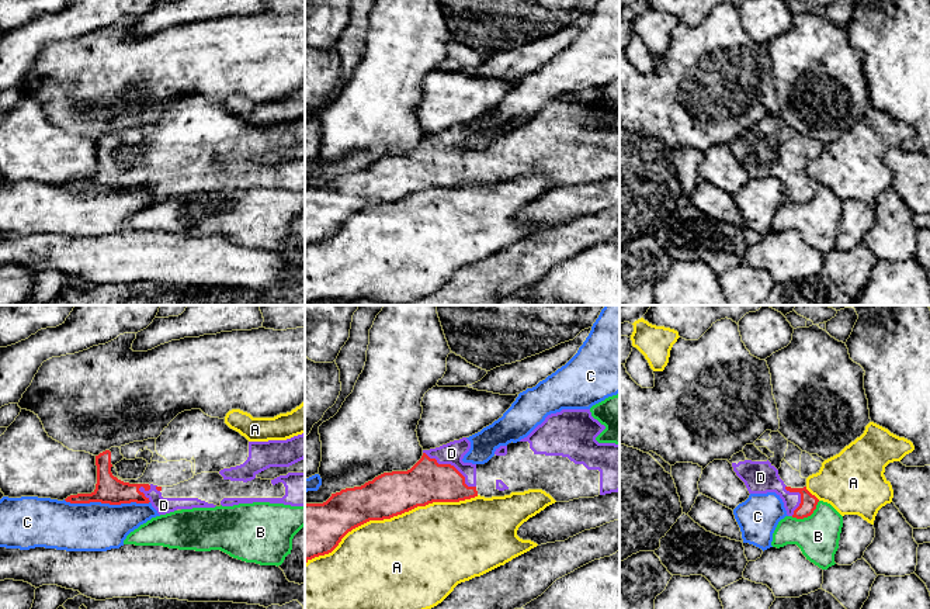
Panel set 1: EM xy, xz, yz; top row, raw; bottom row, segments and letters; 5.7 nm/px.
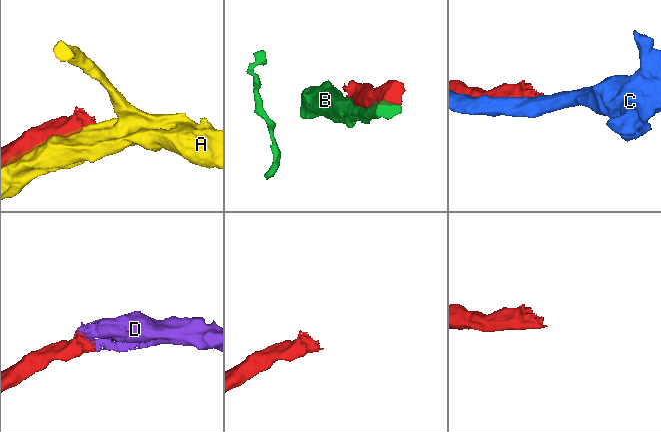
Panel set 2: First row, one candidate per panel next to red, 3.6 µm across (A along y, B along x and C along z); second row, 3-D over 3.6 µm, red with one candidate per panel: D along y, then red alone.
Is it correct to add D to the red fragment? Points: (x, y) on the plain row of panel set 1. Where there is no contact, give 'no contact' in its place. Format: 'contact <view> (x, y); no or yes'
contact xz (450, 149); yes

